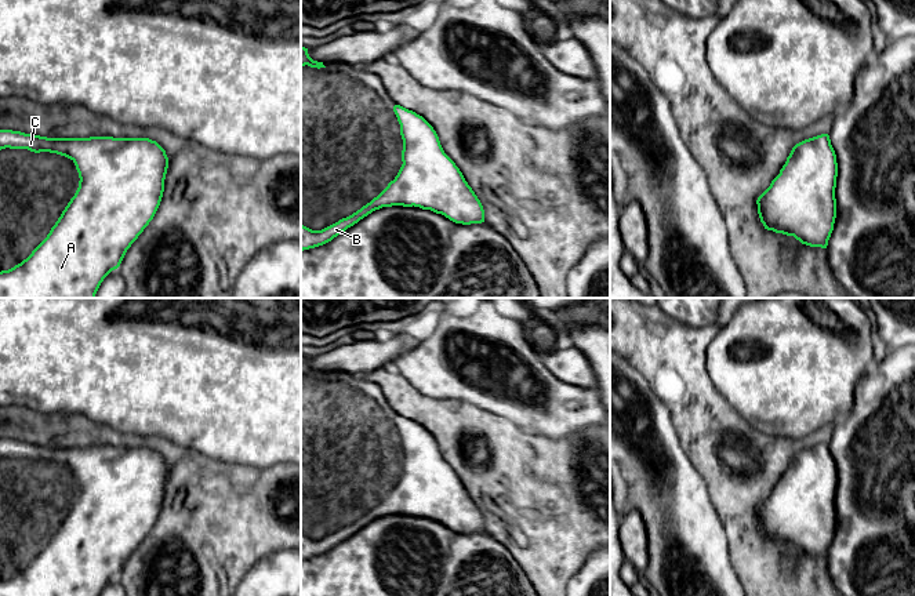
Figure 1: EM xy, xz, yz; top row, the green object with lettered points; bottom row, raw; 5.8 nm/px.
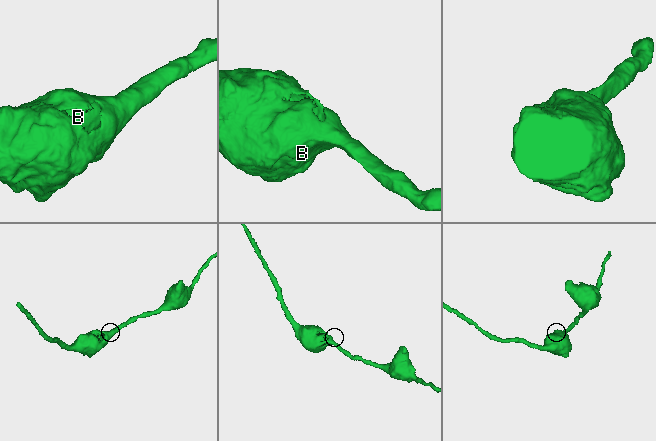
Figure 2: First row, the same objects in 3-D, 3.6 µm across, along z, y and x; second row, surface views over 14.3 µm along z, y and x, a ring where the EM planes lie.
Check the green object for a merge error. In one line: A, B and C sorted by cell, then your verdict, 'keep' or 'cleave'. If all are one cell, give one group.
A B C | keep

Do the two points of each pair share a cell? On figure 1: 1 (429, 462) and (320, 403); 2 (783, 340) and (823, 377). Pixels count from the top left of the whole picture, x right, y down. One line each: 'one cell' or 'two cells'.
1: one cell
2: one cell

